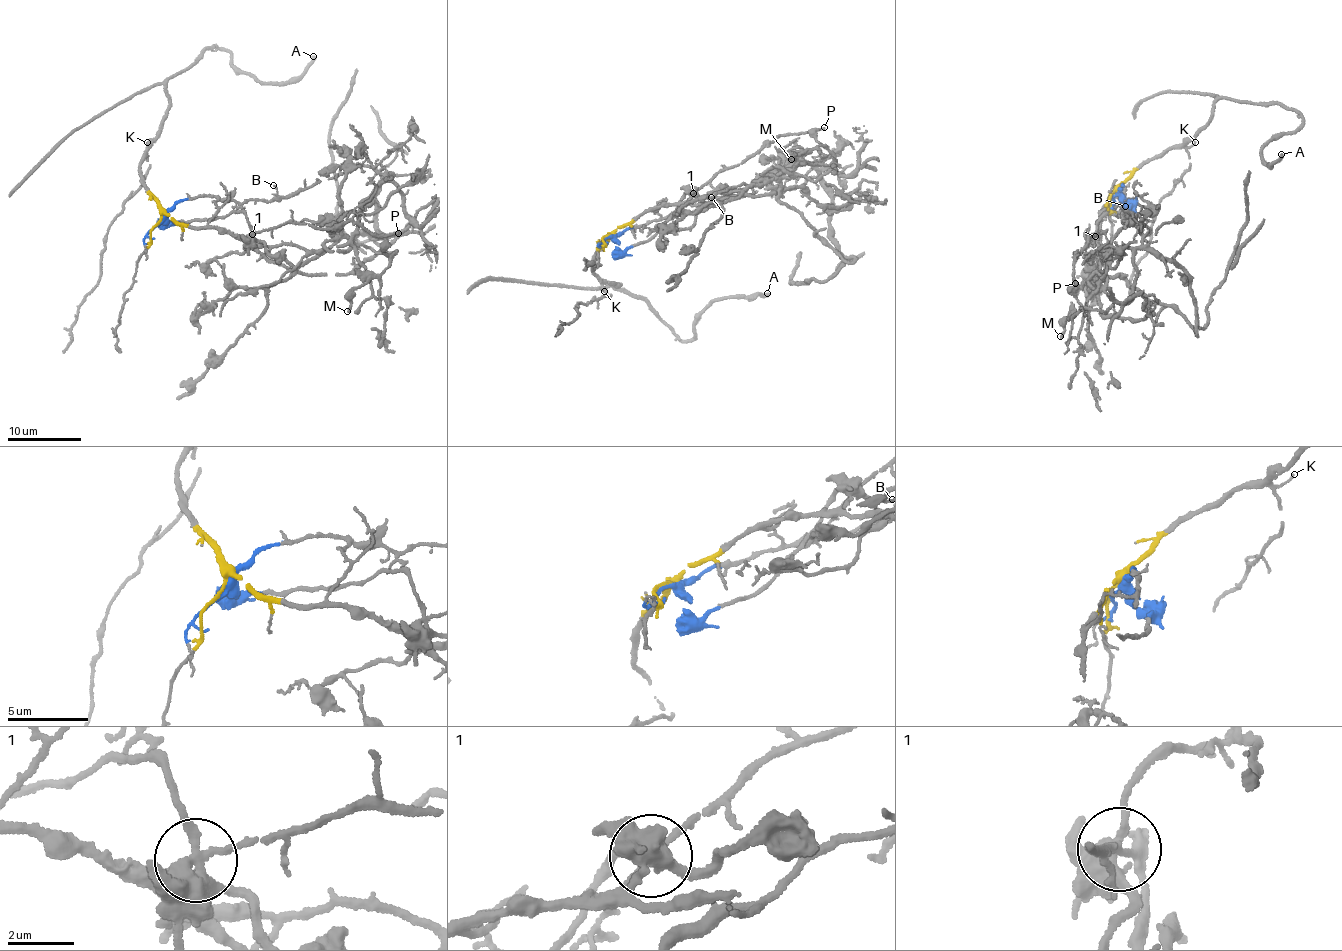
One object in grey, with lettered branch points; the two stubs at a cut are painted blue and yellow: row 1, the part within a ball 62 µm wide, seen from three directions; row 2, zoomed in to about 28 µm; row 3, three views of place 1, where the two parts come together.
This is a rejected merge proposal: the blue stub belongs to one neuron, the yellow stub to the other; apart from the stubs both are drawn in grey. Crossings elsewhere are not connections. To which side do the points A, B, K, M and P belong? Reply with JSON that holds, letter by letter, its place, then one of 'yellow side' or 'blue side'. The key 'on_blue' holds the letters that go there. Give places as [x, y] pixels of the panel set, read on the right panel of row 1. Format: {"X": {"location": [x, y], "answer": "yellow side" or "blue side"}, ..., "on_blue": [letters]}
{"A": {"location": [1281, 154], "answer": "yellow side"}, "B": {"location": [1125, 206], "answer": "blue side"}, "K": {"location": [1195, 142], "answer": "yellow side"}, "M": {"location": [1060, 336], "answer": "blue side"}, "P": {"location": [1075, 283], "answer": "yellow side"}, "on_blue": ["B", "M"]}

